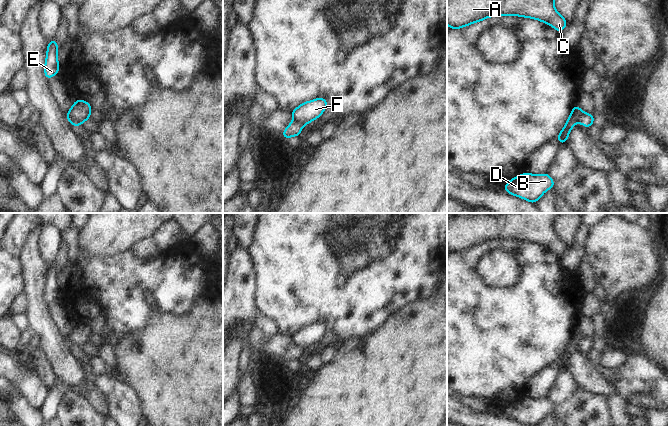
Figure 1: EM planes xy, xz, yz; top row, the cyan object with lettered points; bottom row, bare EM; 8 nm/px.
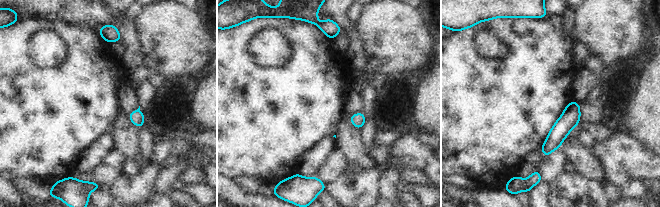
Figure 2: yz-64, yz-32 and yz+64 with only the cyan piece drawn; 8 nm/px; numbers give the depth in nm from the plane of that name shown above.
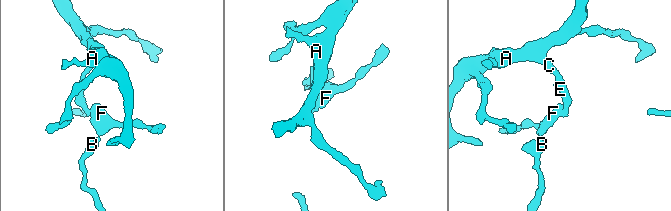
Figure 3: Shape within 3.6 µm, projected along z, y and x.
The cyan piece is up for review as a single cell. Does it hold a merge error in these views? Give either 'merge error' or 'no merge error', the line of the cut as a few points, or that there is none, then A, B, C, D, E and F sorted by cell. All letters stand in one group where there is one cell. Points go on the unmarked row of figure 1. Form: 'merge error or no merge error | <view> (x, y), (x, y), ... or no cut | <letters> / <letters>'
merge error | yz (585, 337), (579, 345) | A C E / B D F

